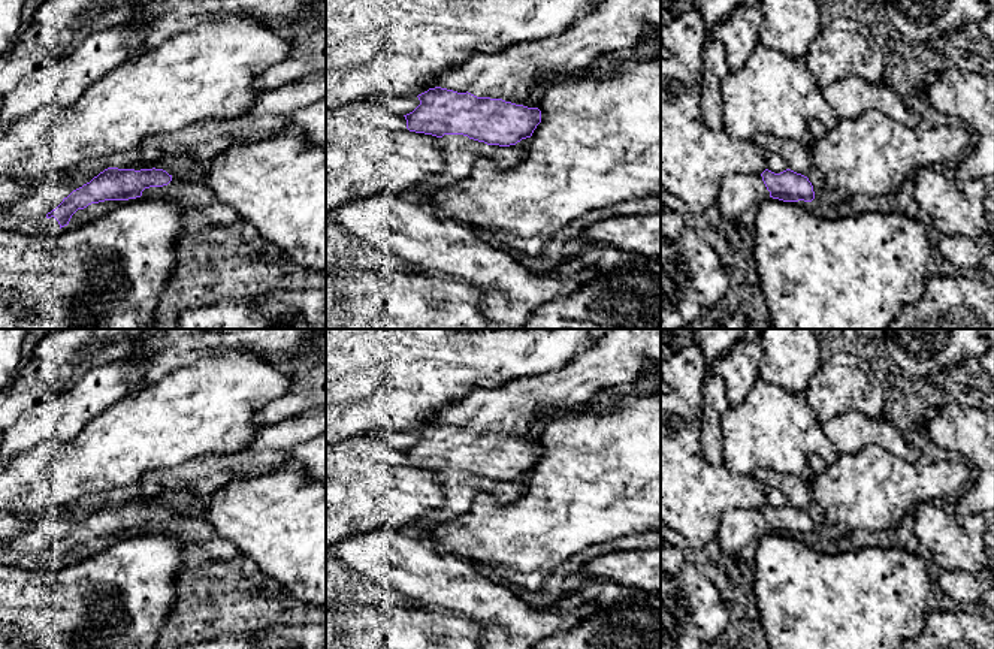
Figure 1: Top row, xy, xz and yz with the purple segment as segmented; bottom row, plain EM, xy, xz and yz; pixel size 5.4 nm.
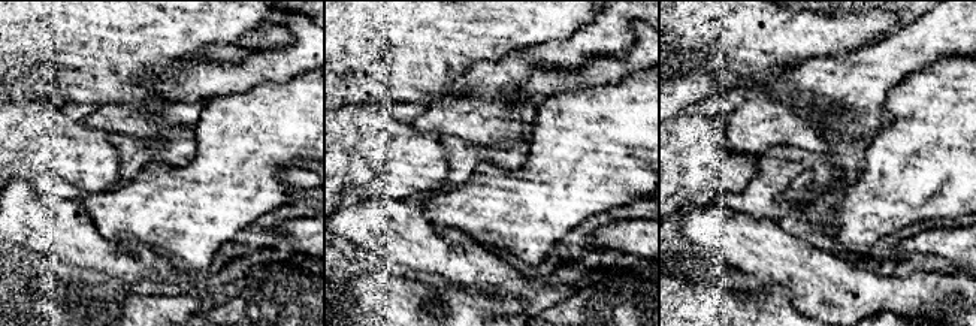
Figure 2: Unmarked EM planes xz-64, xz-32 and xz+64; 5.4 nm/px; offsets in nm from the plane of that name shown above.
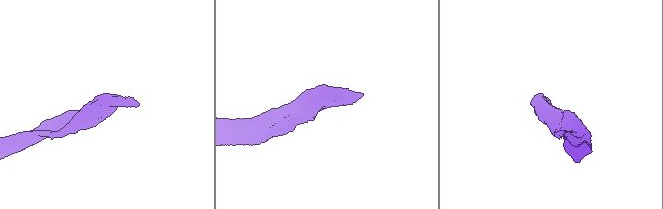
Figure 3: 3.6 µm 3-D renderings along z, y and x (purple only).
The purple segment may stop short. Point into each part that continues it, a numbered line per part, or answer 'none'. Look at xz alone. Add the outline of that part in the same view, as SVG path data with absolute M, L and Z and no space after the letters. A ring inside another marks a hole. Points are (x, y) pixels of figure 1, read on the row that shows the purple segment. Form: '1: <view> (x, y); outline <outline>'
1: xz (613, 26); outline M604 0L599 4L595 4L586 16L575 19L562 33L549 34L538 40L525 40L519 45L507 46L501 52L472 55L460 67L445 72L439 78L438 85L457 93L468 91L477 97L502 99L516 105L538 108L544 93L547 91L547 88L540 82L541 75L565 75L592 66L601 55L628 54L641 40L649 27L661 31L661 0Z

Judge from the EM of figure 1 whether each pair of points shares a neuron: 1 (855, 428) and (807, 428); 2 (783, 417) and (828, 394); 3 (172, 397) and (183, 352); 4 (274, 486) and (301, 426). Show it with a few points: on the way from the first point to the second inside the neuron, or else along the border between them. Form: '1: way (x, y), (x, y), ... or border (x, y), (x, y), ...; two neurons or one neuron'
1: border (821, 423), (824, 435), (840, 453); two neurons
2: border (801, 395), (821, 423); two neurons
3: border (198, 358), (192, 364), (180, 367), (147, 385); two neurons
4: border (284, 467), (248, 476); two neurons

